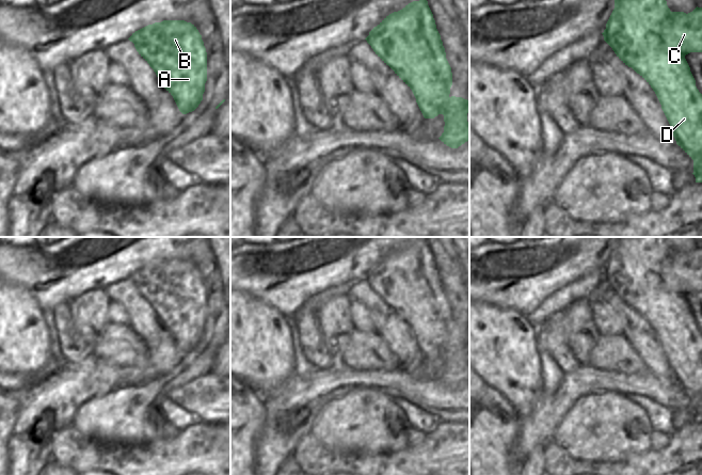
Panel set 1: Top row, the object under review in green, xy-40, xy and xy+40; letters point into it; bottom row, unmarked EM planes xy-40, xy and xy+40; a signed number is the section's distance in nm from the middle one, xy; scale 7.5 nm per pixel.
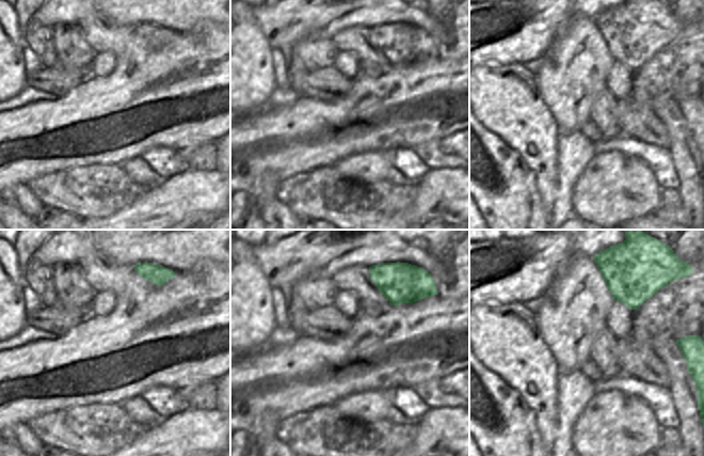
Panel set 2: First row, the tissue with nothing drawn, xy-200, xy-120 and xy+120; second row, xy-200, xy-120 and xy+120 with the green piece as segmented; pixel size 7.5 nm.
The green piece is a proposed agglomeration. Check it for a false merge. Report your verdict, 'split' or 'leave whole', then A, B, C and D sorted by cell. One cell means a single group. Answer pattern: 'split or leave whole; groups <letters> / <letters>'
split; groups A B D / C

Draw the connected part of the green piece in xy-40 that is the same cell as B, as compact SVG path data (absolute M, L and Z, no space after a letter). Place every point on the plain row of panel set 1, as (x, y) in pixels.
M163 259L135 270L128 279L133 283L146 285L149 291L158 297L153 308L164 328L173 335L179 350L182 353L194 350L203 339L207 320L207 291L196 266L185 259Z

